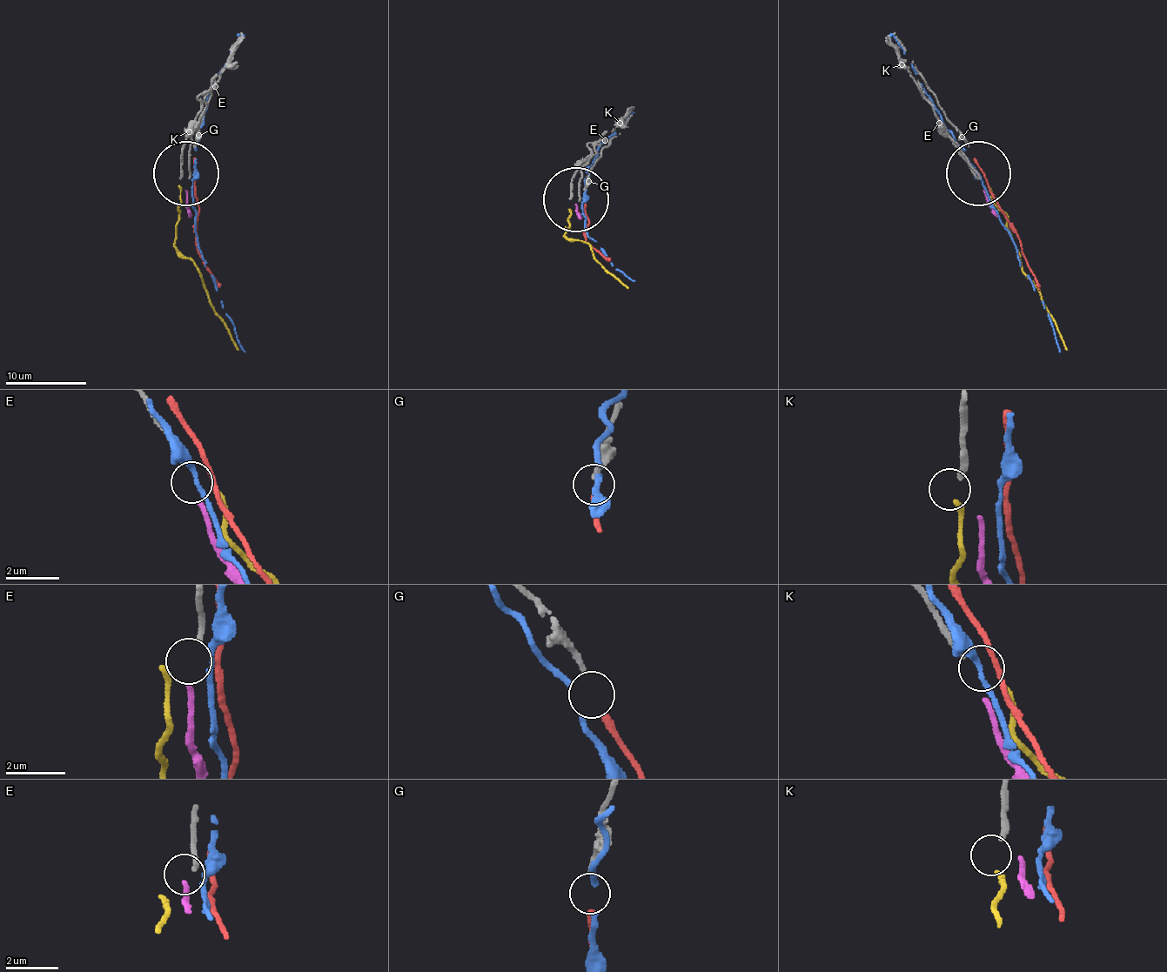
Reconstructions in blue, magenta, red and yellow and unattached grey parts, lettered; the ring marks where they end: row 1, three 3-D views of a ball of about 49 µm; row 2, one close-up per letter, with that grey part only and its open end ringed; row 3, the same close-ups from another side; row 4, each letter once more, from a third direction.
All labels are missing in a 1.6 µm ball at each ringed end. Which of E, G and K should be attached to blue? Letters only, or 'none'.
none

